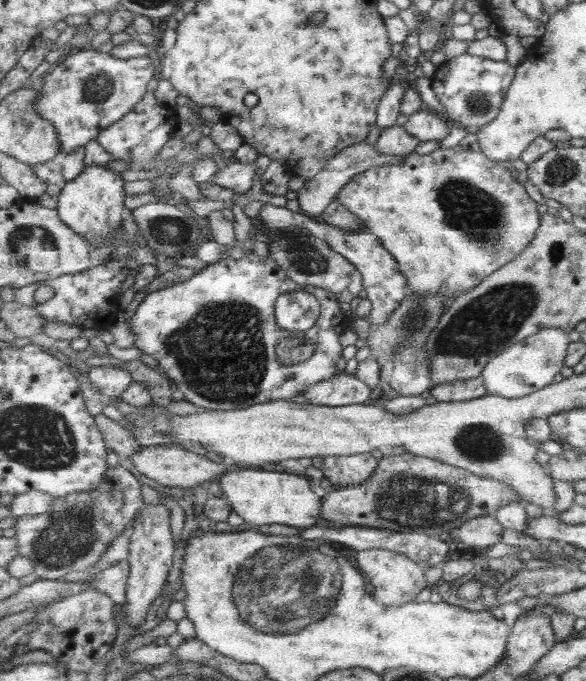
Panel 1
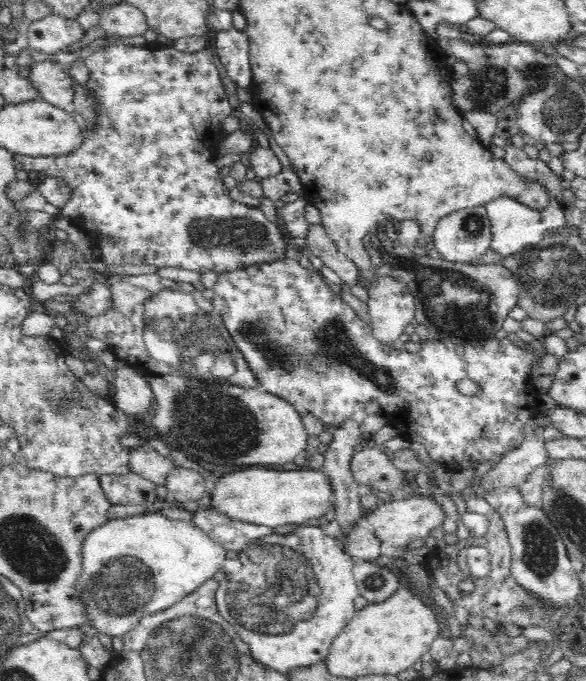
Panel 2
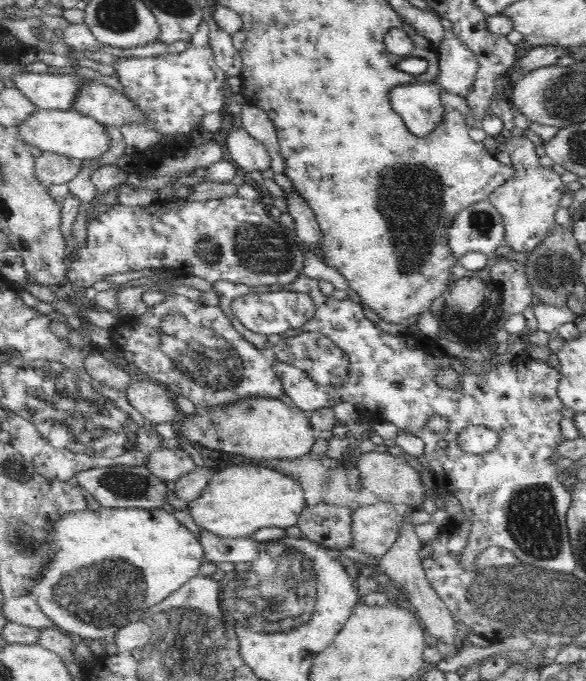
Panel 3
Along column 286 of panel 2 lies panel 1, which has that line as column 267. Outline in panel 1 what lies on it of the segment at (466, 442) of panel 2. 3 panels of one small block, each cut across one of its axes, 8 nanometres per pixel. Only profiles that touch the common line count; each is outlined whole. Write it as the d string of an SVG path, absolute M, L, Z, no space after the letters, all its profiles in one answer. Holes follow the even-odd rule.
M252 251L240 259L228 256L221 262L205 266L187 282L147 294L132 316L131 325L136 347L158 361L161 373L172 380L173 387L183 393L185 400L209 410L236 410L271 400L301 400L308 386L337 374L337 364L343 354L339 338L346 330L347 318L339 303L337 296L328 289L297 285L276 260ZM302 289L319 300L322 317L309 330L285 330L276 321L277 299L284 293ZM297 337L315 341L318 344L315 354L299 364L283 364L277 358L277 343L282 338Z

